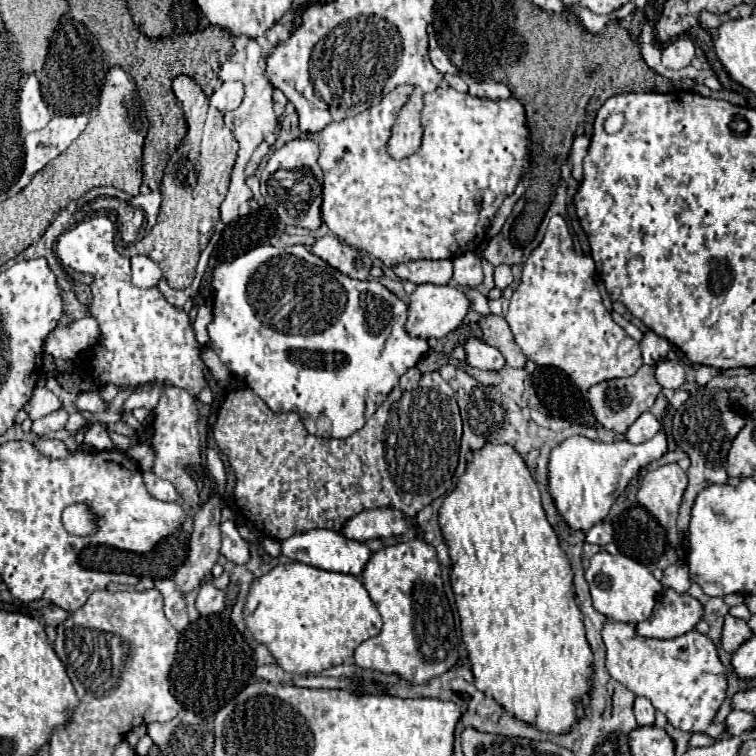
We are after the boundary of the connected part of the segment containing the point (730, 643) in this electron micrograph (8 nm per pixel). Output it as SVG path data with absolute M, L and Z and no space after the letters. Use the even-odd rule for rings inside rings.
M726 616L724 620L724 632L722 632L722 648L726 652L736 652L746 640L750 640L754 636L754 632L750 630L746 620L738 620L734 616Z

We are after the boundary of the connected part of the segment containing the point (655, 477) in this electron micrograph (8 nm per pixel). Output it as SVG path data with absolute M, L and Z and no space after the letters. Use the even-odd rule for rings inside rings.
M666 464L648 472L636 494L636 500L670 532L676 532L678 508L688 486L688 476L678 464Z

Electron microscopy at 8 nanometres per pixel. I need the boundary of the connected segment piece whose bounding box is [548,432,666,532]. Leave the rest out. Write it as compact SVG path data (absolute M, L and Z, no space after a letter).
M658 432L652 440L642 444L630 442L596 442L586 436L572 436L556 446L550 454L548 480L550 494L562 518L570 528L588 532L594 524L602 522L616 498L626 490L630 480L640 472L640 468L658 460L666 452L666 434Z

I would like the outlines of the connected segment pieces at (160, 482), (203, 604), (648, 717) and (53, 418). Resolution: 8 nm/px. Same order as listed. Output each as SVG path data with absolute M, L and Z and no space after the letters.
M144 472L144 480L146 480L148 492L150 492L156 500L162 500L162 502L176 502L176 500L178 500L180 494L178 494L178 490L174 488L172 482L154 476L154 472Z
M206 582L204 586L200 586L200 594L196 598L196 608L202 616L222 612L224 610L224 598L226 598L224 590L216 588L212 582Z
M636 698L634 700L634 714L636 714L636 722L638 726L652 726L654 724L654 706L650 704L650 700L646 698Z
M58 410L54 414L48 414L48 416L40 418L40 420L36 420L32 424L32 432L36 432L38 436L44 436L44 434L62 430L64 426L66 426L66 410Z

